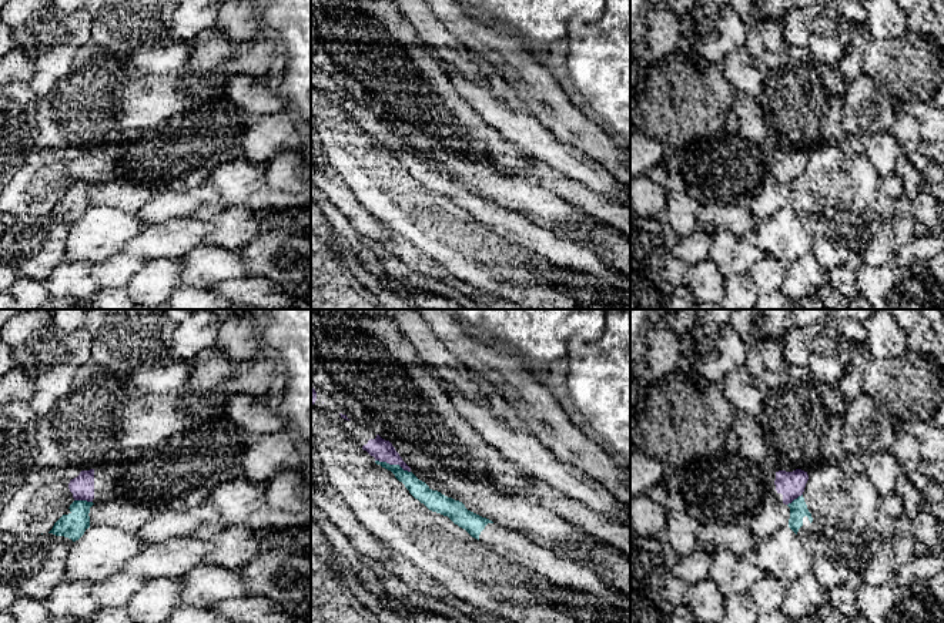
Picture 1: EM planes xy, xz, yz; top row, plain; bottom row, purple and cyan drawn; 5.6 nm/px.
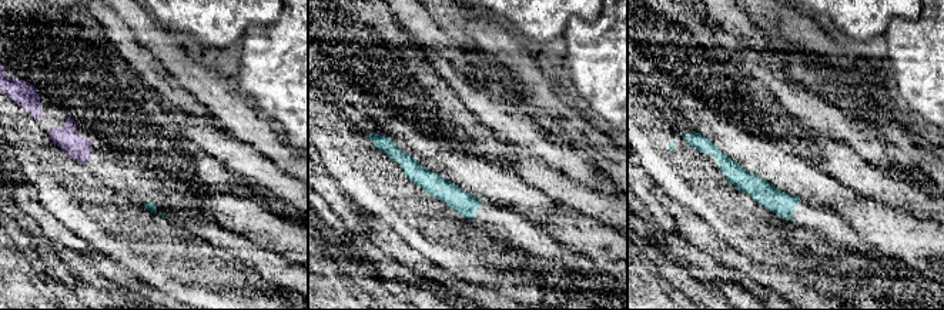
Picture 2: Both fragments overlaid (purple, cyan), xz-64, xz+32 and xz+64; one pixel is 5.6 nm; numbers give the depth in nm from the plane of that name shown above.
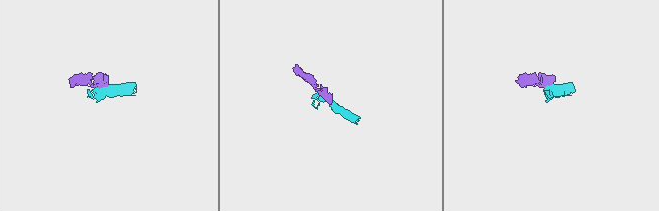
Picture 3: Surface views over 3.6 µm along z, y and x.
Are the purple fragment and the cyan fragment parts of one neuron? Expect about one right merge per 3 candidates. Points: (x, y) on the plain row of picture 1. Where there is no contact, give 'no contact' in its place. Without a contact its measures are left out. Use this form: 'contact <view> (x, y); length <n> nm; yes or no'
contact xz (392, 144); length 220 nm; no

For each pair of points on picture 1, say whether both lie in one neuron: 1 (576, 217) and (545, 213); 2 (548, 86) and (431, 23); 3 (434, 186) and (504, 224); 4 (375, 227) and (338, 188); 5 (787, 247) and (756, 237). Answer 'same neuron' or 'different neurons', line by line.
1: same neuron
2: different neurons
3: same neuron
4: same neuron
5: same neuron

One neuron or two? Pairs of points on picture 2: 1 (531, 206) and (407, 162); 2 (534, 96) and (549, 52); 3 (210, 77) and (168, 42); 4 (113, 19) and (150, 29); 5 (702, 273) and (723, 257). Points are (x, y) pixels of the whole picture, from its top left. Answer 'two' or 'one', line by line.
1: two
2: two
3: one
4: two
5: two

